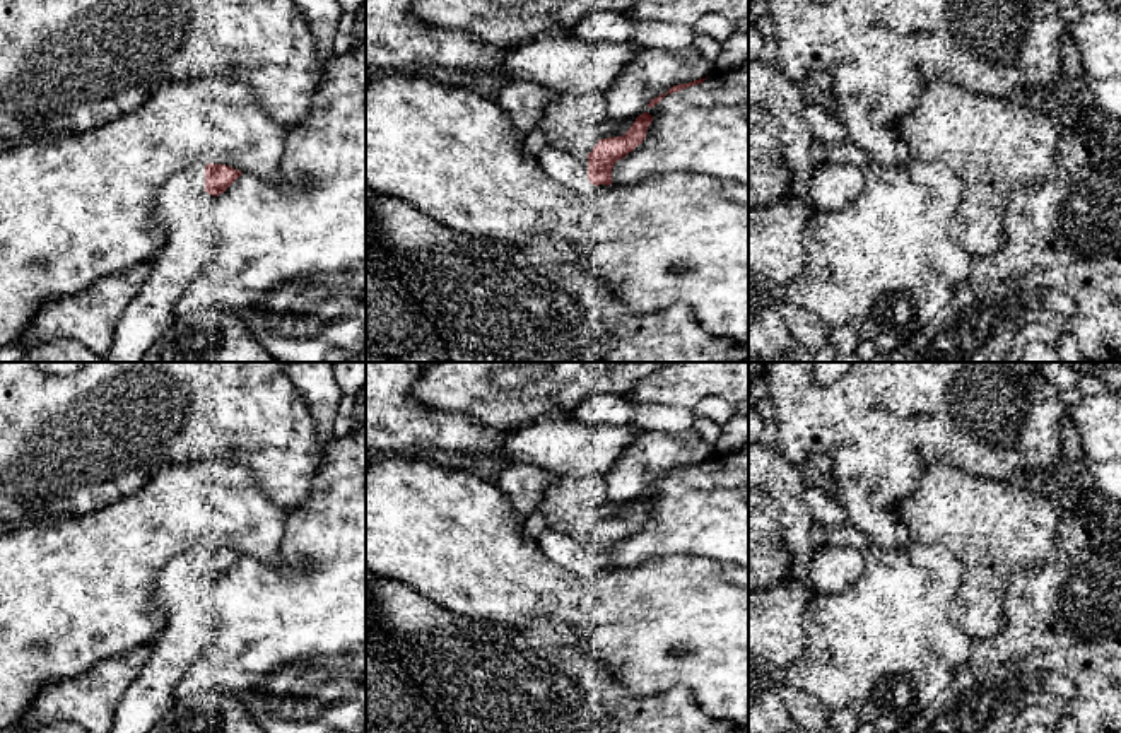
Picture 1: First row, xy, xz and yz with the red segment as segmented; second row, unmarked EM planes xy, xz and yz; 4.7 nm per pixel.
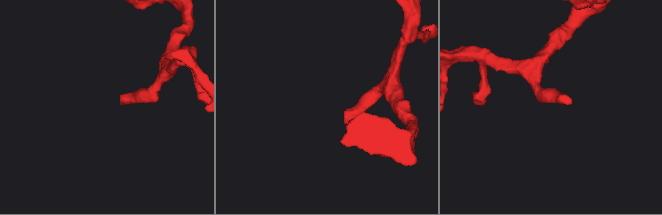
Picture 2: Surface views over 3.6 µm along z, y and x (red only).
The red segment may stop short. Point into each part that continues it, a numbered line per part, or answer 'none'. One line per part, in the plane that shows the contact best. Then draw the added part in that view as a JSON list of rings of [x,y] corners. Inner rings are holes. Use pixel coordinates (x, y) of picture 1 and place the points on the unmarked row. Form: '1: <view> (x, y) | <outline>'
1: xz (568, 551) | [[[547,528],[537,537],[540,552],[554,564],[578,574],[595,576],[607,571],[607,567],[595,569],[588,562],[588,537],[560,533]]]

